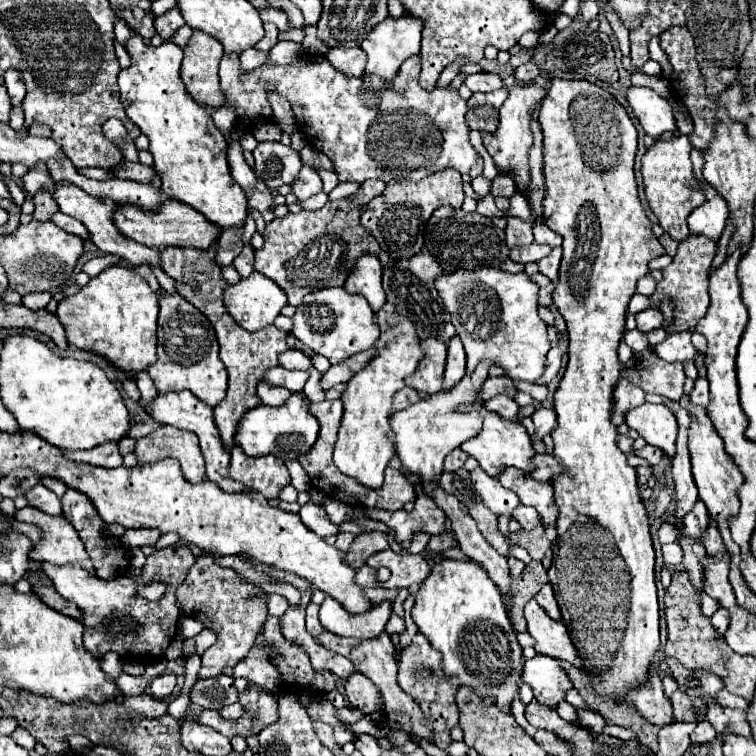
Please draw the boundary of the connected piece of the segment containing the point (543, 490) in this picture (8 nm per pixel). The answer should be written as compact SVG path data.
M505 469L499 477L501 485L511 489L523 505L531 505L537 509L543 527L555 525L557 519L557 505L553 499L551 483L539 483L531 475L521 473L521 469Z

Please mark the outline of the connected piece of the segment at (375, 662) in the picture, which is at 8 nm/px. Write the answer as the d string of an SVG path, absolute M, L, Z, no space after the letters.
M309 603L307 605L307 631L321 643L325 645L327 649L339 653L339 655L345 655L365 677L369 677L381 691L381 697L385 701L381 713L389 713L389 711L403 711L411 717L413 721L413 731L411 735L419 737L419 739L427 739L431 741L431 725L429 721L425 721L425 717L421 717L421 709L417 709L417 703L397 685L397 661L395 661L395 645L391 641L391 637L383 631L381 637L375 637L375 639L369 639L369 641L357 641L357 639L345 639L345 637L337 637L329 631L323 629L323 625L319 623L319 607L315 603Z

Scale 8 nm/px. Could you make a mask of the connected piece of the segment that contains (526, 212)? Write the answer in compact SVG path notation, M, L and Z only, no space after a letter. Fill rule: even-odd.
M515 193L515 195L510 198L510 207L506 212L504 212L504 215L506 217L519 217L523 221L530 220L531 210L526 197L521 193Z

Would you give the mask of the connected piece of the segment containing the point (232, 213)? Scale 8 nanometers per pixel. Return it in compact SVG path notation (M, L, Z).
M137 33L127 43L131 67L119 73L119 93L127 117L149 137L149 151L155 159L155 171L161 177L161 191L169 199L197 209L207 221L219 227L243 227L247 219L245 191L235 183L229 161L227 141L215 127L211 111L197 103L185 89L179 69L183 51L175 43L147 47Z

